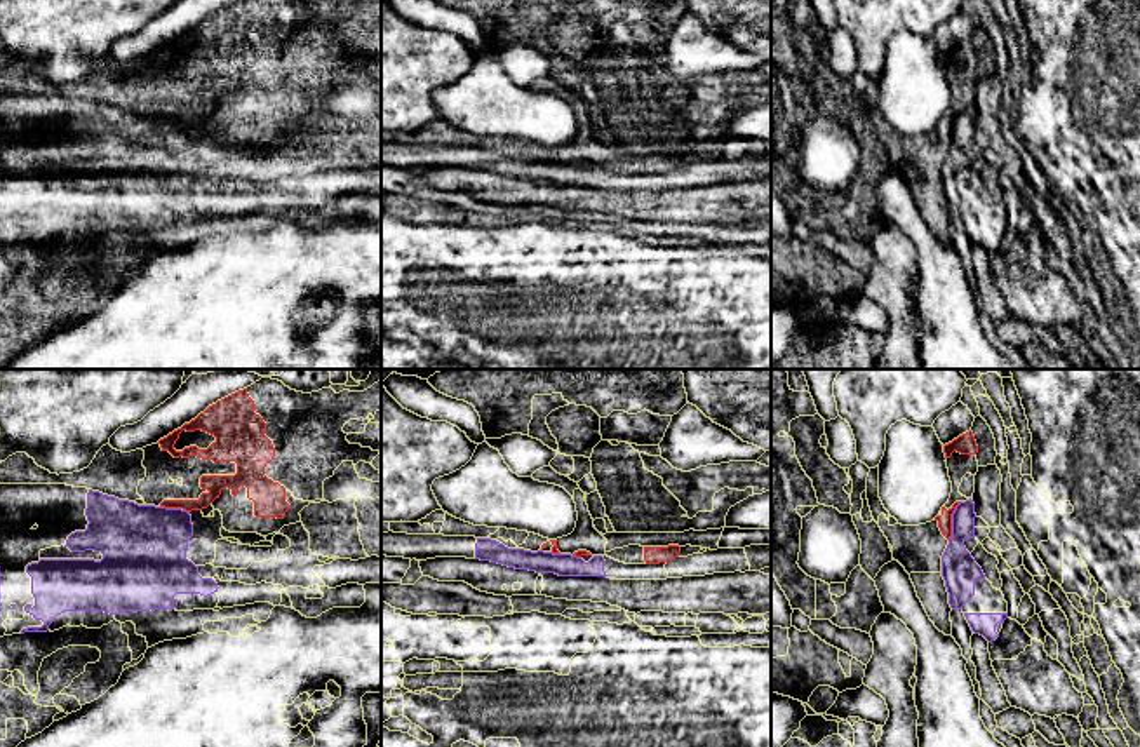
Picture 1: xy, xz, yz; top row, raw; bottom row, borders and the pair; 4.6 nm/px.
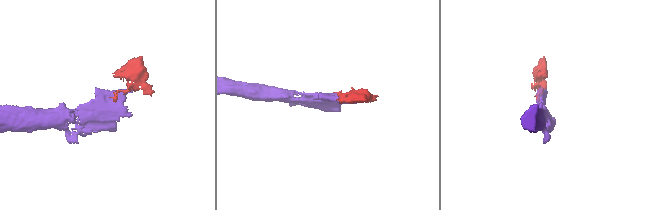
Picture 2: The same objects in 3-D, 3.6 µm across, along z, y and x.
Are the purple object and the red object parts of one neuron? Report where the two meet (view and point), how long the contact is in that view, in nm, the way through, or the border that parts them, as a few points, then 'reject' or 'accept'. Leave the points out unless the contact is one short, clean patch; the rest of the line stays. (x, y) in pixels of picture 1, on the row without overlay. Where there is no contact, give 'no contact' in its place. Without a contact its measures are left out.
contact yz (952, 131); length 190 nm; border yz (961, 112), (952, 124), (952, 145), (949, 150); reject

